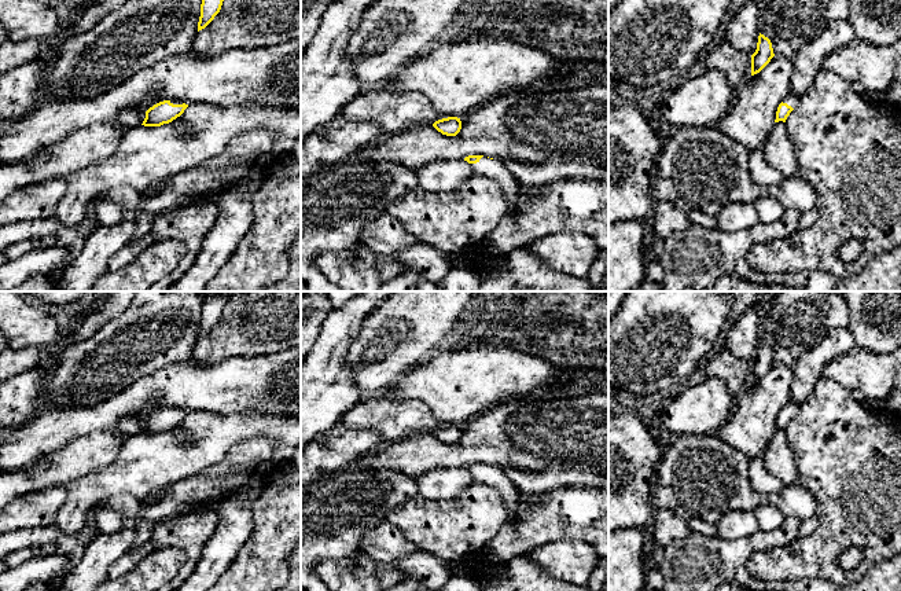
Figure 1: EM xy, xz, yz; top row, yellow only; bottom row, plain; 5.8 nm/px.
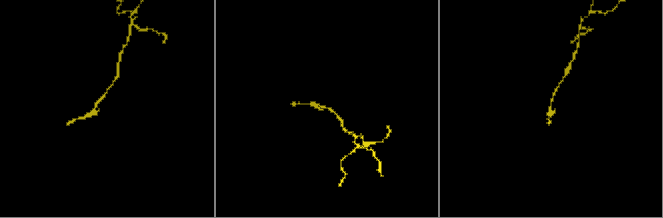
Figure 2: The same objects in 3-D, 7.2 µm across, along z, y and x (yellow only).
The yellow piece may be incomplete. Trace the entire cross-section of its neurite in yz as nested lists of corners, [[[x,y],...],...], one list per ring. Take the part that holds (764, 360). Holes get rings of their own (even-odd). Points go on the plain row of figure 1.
[[[760,341],[757,357],[751,363],[751,383],[760,381],[773,364],[775,361],[771,348]]]

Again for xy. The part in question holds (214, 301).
[[[209,291],[201,312],[201,324],[198,339],[205,337],[220,320],[223,309],[228,302],[232,291]]]

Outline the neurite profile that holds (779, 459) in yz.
[[[775,430],[768,448],[762,455],[765,469],[776,477],[783,485],[794,485],[798,482],[795,456],[788,444],[786,430]]]

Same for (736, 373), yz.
[[[727,348],[710,355],[703,366],[707,377],[717,377],[727,382],[735,399],[751,382],[751,364],[733,356]]]

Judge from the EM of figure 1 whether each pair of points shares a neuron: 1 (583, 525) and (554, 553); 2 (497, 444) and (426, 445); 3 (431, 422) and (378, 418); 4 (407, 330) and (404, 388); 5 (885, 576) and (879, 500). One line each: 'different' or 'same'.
1: different
2: same
3: same
4: different
5: different

